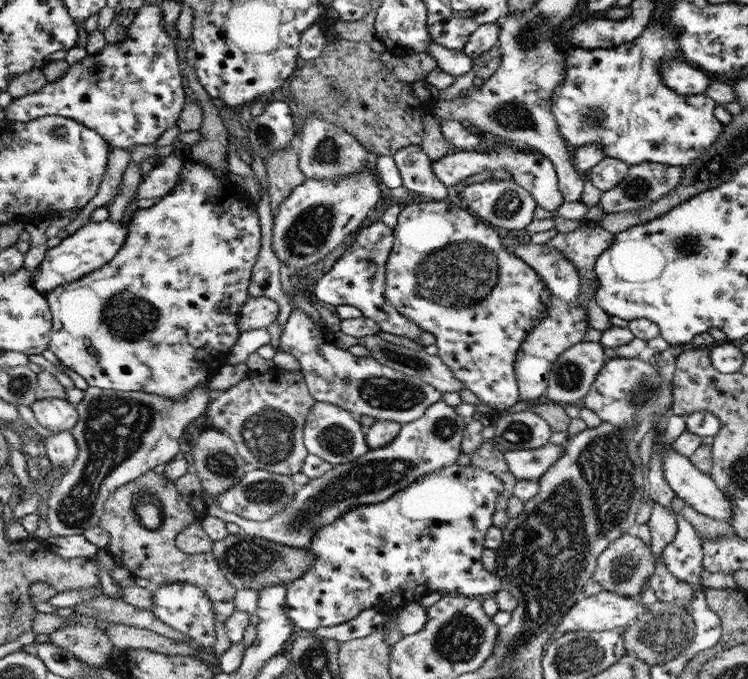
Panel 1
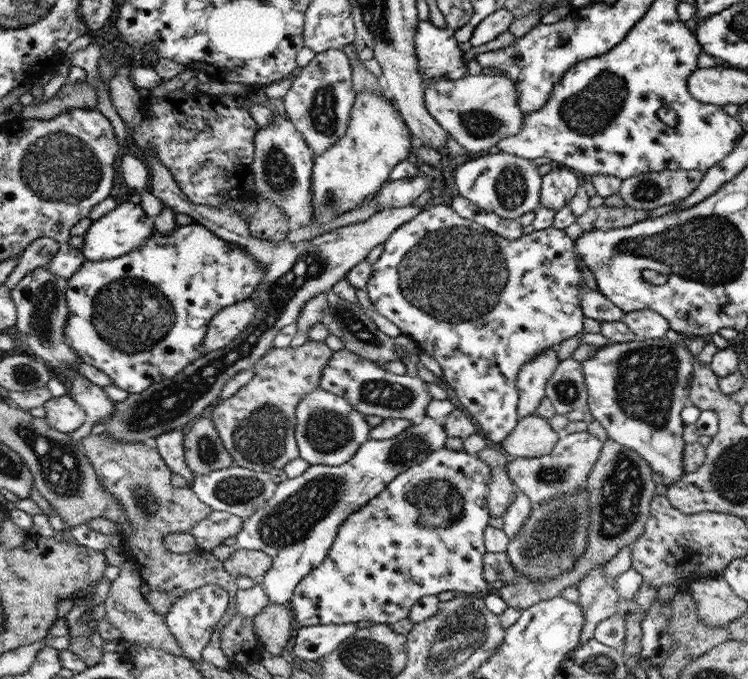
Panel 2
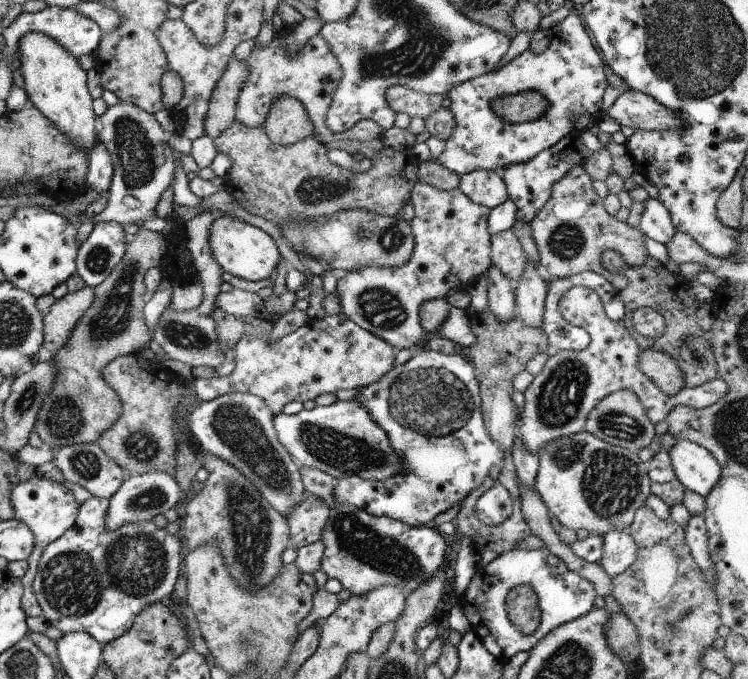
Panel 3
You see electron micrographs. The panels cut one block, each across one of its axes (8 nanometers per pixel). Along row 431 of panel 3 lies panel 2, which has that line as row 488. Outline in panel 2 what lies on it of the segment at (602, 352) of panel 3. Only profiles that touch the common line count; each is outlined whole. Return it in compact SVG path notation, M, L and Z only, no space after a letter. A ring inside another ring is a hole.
M588 431L562 434L550 453L538 458L509 458L508 476L533 505L552 498L574 496L587 484L587 476L600 456L603 443Z

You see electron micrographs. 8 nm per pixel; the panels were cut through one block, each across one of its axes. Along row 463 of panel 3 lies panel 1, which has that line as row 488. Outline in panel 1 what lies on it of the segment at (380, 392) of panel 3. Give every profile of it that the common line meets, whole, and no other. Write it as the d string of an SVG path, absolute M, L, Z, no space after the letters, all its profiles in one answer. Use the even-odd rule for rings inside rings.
M452 463L452 465L446 465L440 469L420 475L420 477L416 478L416 481L406 486L406 488L395 492L384 502L356 506L352 510L348 510L347 513L342 514L336 522L316 530L314 536L312 536L311 545L311 554L314 554L315 562L301 578L292 580L287 586L287 616L291 619L297 632L311 632L321 627L337 626L353 620L360 612L371 610L371 608L379 614L388 615L422 599L426 594L438 593L439 591L447 592L448 595L461 595L481 599L489 594L501 591L500 578L497 578L493 572L483 568L481 557L485 550L485 536L488 529L493 525L492 516L497 503L501 501L503 490L504 484L502 484L502 480L494 473L482 467L475 467L471 463L468 465Z

